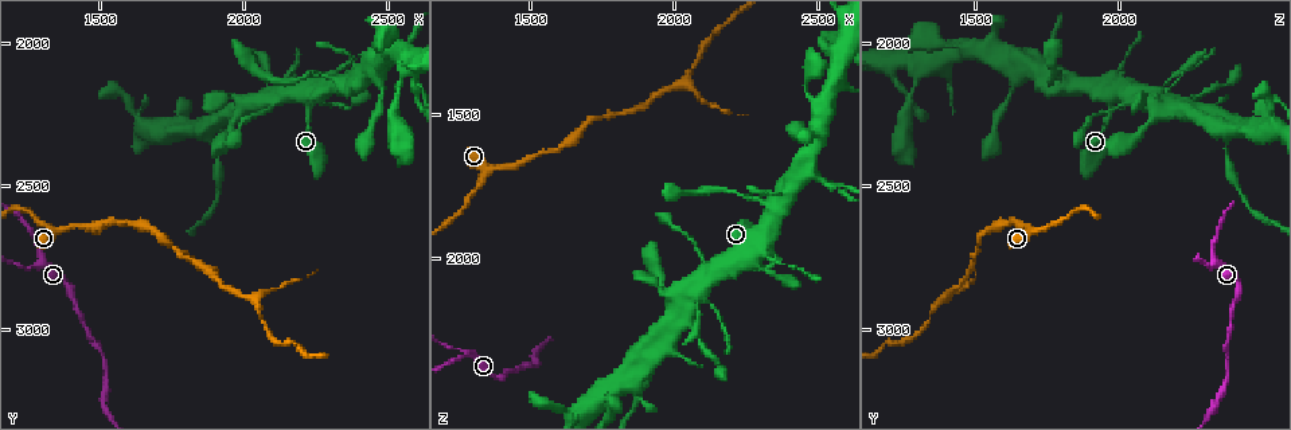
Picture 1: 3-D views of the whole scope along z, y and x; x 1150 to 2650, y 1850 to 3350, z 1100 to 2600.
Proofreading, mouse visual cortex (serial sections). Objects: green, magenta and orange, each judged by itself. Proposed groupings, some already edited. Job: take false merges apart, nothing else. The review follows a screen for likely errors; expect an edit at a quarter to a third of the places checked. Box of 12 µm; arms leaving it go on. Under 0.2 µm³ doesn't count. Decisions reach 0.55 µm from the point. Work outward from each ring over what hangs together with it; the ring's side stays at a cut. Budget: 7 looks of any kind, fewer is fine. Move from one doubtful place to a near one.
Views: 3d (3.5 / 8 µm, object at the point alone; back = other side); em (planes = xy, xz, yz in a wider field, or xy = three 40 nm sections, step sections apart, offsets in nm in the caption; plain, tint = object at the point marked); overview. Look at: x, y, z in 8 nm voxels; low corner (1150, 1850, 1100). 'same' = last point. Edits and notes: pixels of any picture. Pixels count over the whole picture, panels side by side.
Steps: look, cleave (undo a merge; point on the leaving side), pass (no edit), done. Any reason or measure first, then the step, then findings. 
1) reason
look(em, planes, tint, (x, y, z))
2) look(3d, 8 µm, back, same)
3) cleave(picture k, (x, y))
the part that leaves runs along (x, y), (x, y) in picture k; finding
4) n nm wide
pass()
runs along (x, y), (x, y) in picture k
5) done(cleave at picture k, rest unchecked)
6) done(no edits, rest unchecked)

sharp bend
look(3d, 3.5 µm, (2230, 2200, 1970))

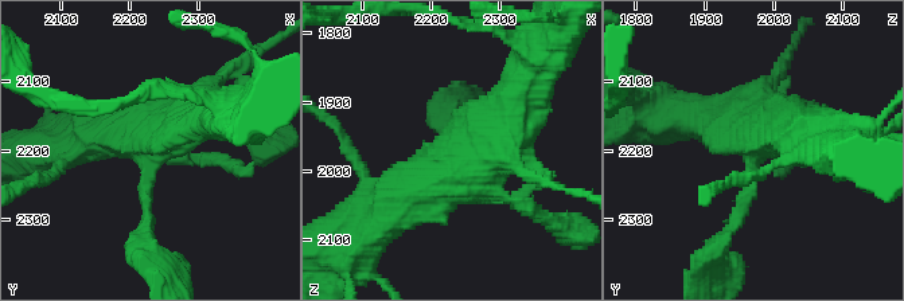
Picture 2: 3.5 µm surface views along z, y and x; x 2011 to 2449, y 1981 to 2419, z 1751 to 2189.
look(em, xy, step 5, tint, (2235, 2190, 1975))

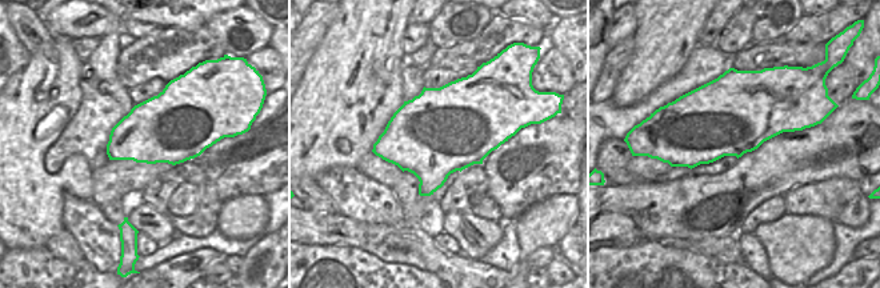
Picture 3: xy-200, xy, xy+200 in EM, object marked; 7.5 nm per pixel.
pass()
runs along (148, 225), (144, 155), (214, 113) in picture 2; continuous, no second cell

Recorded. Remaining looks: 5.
side arm on a straight run
look(3d, 3.5 µm, (1890, 2320, 2360))

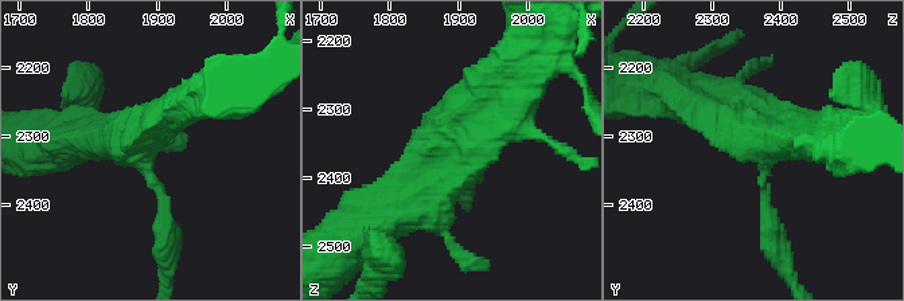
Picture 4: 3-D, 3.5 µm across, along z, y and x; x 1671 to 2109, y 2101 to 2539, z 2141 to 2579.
look(em, xy, step 2, tint, (1885, 2325, 2375))

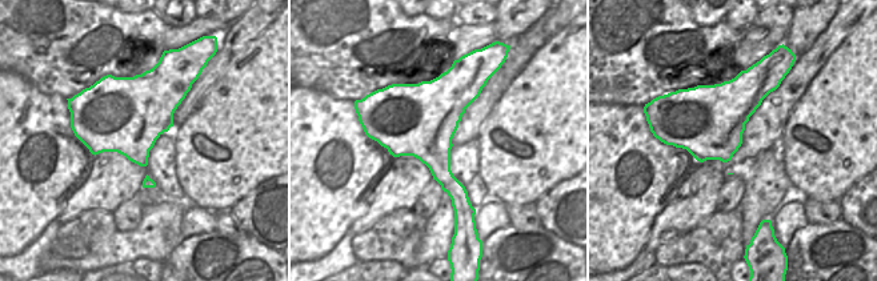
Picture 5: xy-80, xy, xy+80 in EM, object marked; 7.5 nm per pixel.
pass()
runs along (486, 93), (432, 165), (370, 225) in picture 4; continuous, no second cell

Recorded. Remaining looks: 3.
narrows sharply
look(3d, 8 µm, (1440, 2980, 2400))

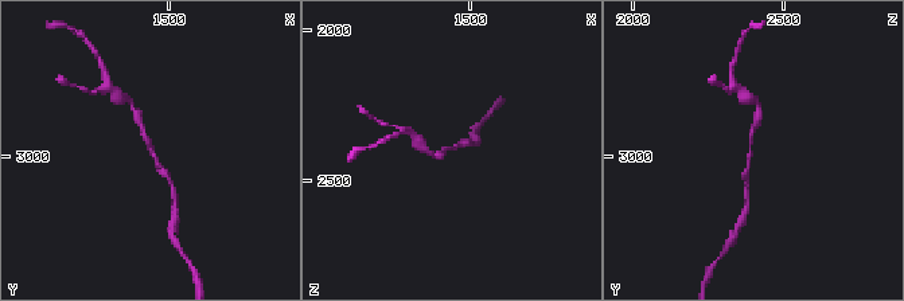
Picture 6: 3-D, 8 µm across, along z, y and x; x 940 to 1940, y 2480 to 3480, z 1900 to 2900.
zoom in
look(3d, 3.5 µm, (1440, 2980, 2390))

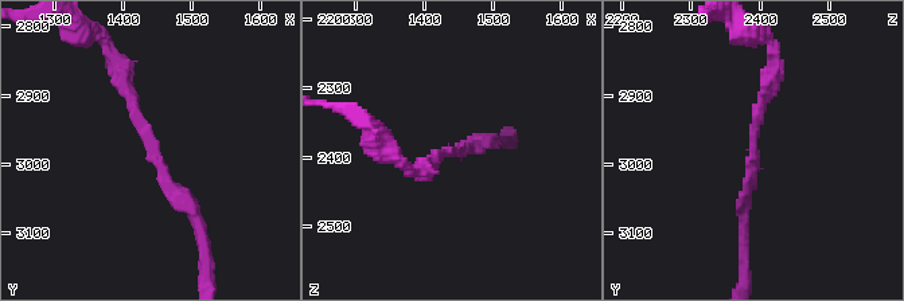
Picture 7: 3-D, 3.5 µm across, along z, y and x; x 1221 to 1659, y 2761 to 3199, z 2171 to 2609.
need the tissue
look(em, xy, step 2, tint, (1440, 2970, 2395))

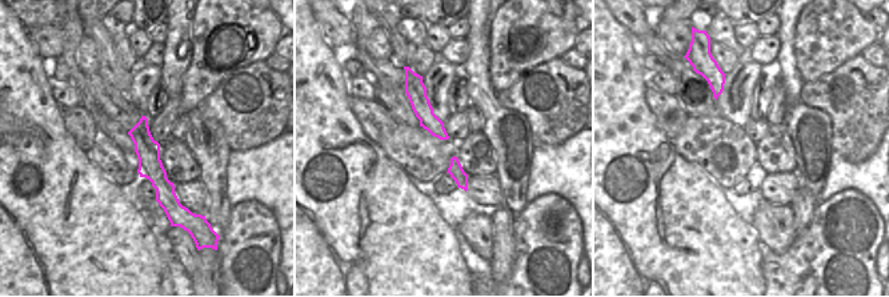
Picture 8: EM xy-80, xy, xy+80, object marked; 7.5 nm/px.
140 nm wide
pass()
runs along (123, 69), (167, 184), (197, 221) in picture 7; all the same cell

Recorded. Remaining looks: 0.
done(no edits, rest unchecked)

